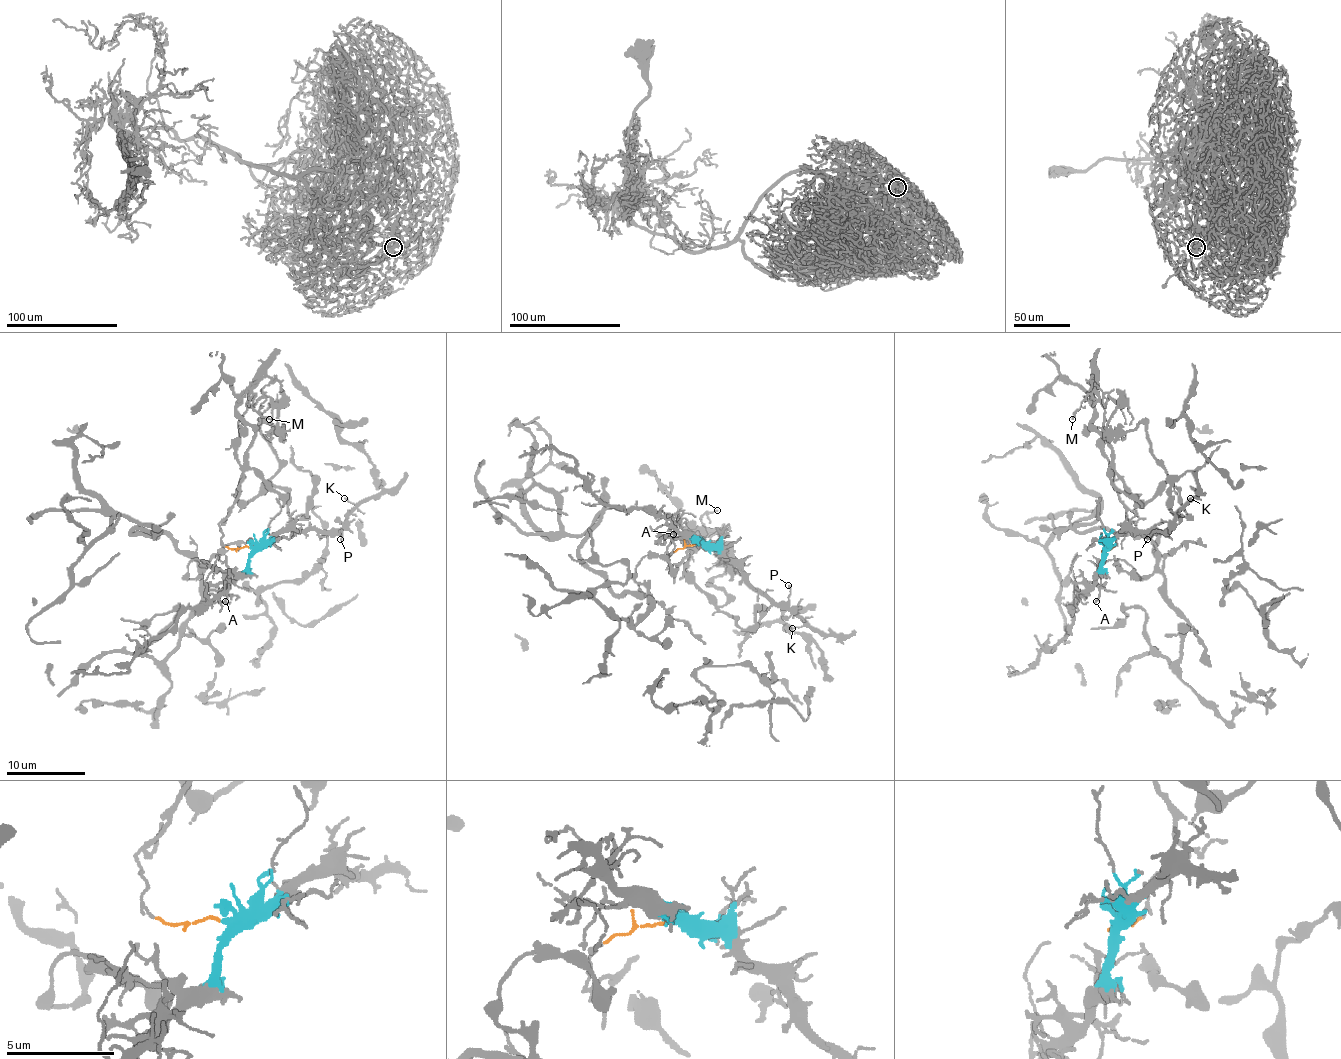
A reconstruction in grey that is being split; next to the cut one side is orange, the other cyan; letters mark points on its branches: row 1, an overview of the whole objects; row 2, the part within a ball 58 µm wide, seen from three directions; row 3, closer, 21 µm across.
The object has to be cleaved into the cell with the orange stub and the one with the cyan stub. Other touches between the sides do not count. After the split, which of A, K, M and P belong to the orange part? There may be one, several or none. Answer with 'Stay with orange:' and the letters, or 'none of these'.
Stay with orange: M

